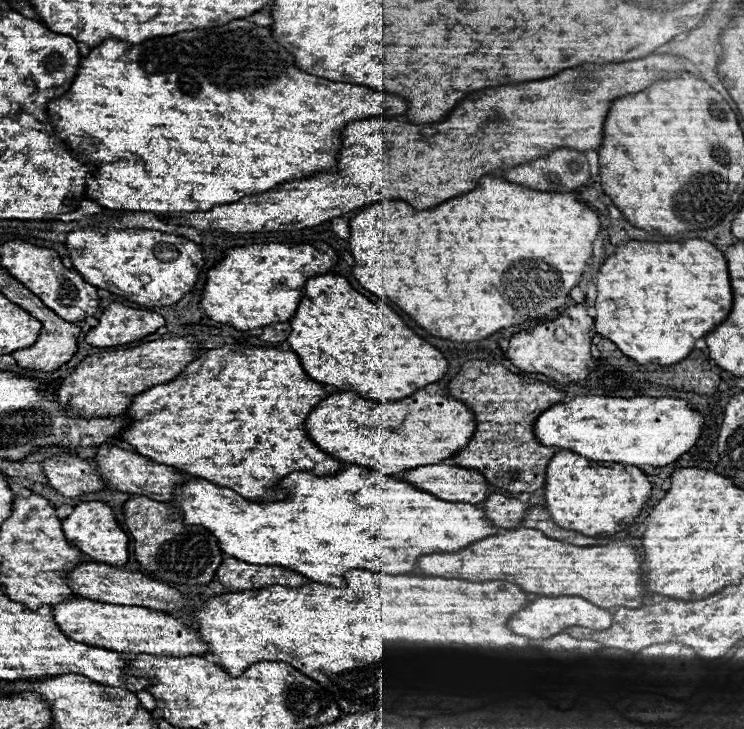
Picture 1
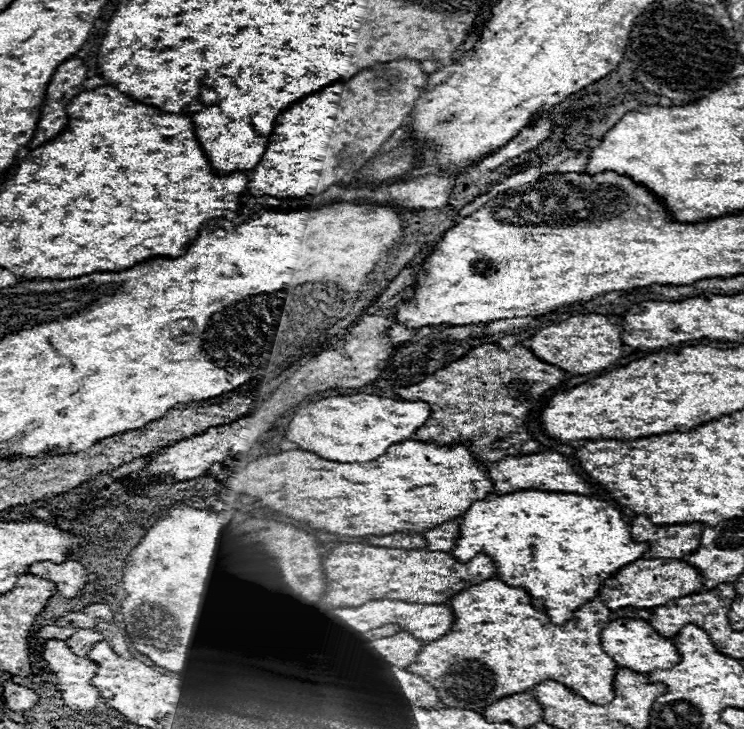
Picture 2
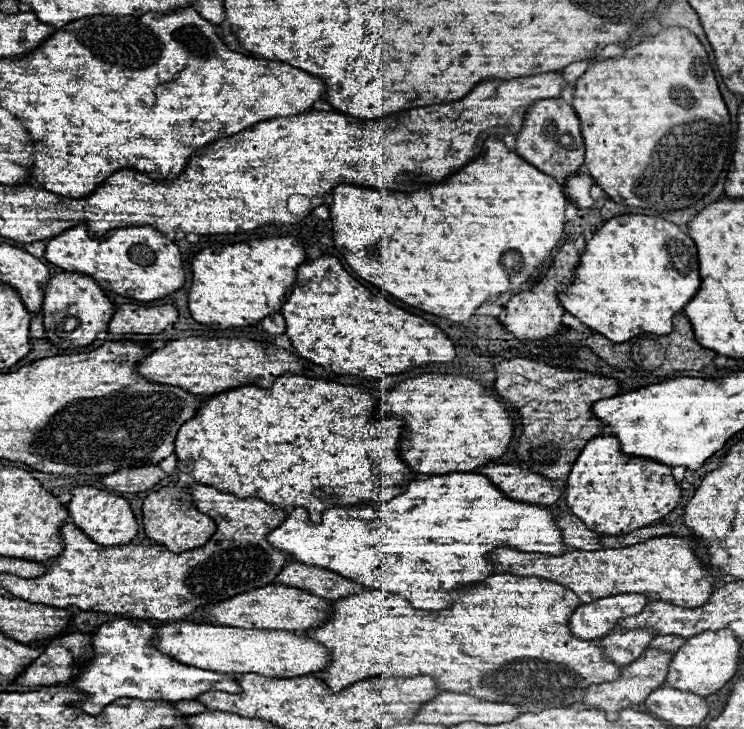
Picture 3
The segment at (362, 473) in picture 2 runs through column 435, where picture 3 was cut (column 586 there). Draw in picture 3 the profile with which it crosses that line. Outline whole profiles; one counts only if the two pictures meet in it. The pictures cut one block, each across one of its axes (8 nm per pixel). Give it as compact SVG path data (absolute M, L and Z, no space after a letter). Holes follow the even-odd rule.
M596 436L594 440L590 440L580 452L578 460L574 462L566 484L566 504L572 510L572 514L578 516L592 532L602 535L620 536L636 528L644 528L672 512L678 506L678 500L680 488L672 478L672 468L648 458L632 458L622 454L620 444L614 436Z

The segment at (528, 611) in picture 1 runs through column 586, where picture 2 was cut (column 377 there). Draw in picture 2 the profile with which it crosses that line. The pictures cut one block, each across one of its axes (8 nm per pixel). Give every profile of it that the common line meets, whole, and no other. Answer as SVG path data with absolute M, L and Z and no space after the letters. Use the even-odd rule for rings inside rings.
M370 600L358 608L334 608L332 614L360 634L386 624L398 624L402 630L410 632L416 640L424 640L424 642L442 638L452 628L454 622L454 612L448 604L410 604L400 600Z

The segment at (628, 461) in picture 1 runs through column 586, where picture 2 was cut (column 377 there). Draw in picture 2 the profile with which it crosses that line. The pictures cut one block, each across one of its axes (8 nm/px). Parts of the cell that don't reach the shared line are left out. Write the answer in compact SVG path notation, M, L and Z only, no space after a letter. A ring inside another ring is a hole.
M354 394L354 396L332 396L318 402L308 404L306 408L298 410L286 430L286 440L298 444L302 450L314 452L326 460L334 462L370 462L382 456L388 446L400 444L404 440L414 438L418 428L430 418L430 406L410 400L390 400L374 394Z

